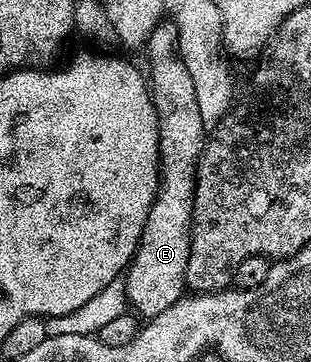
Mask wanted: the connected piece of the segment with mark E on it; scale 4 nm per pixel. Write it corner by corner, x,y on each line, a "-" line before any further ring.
163,19
152,30
144,46
144,54
150,60
148,84
150,98
158,116
158,164
160,180
158,194
148,215
148,223
140,235
140,243
130,261
130,267
124,274
124,288
129,308
139,318
149,319
160,315
160,311
168,311
172,303
176,303
187,292
186,272
188,271
188,255
190,254
190,232
192,231
192,215
194,214
194,192
198,178
198,161
202,158
202,148
208,140
208,131
204,127
204,119
200,119
200,107
196,103
196,87
192,84
192,75
188,75
188,67
184,67
182,57
178,53
178,28
173,20

